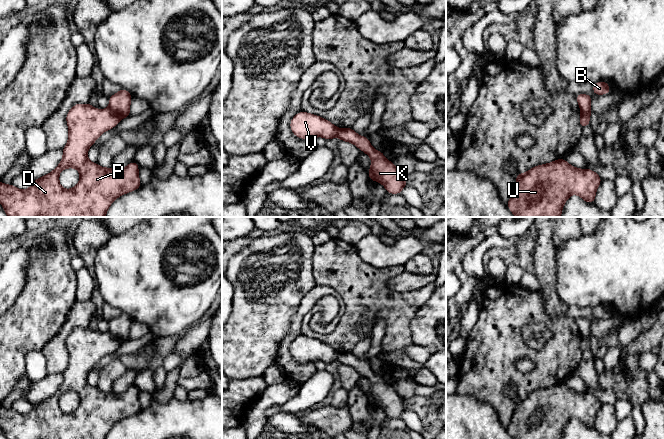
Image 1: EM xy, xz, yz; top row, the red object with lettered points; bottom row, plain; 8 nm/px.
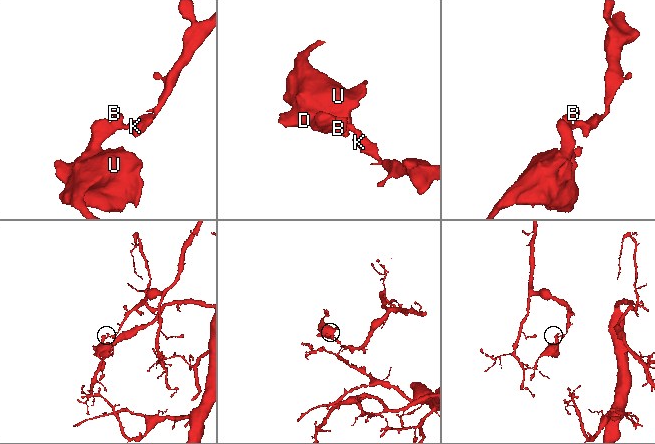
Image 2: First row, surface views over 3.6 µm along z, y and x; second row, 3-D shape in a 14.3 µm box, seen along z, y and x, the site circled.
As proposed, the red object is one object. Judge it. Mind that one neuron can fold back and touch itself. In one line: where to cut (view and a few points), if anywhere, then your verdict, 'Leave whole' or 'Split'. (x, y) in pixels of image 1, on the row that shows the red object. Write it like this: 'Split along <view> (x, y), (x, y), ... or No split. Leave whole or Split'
Split along xy (107, 109), (119, 119). Split

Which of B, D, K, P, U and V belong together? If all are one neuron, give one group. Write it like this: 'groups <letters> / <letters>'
groups B K / D P U V

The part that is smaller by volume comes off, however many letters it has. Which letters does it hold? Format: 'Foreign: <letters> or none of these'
Foreign: D, P, U, V

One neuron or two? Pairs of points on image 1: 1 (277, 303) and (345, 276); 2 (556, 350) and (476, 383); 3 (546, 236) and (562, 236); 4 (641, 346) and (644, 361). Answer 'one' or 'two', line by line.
1: two
2: one
3: two
4: two

